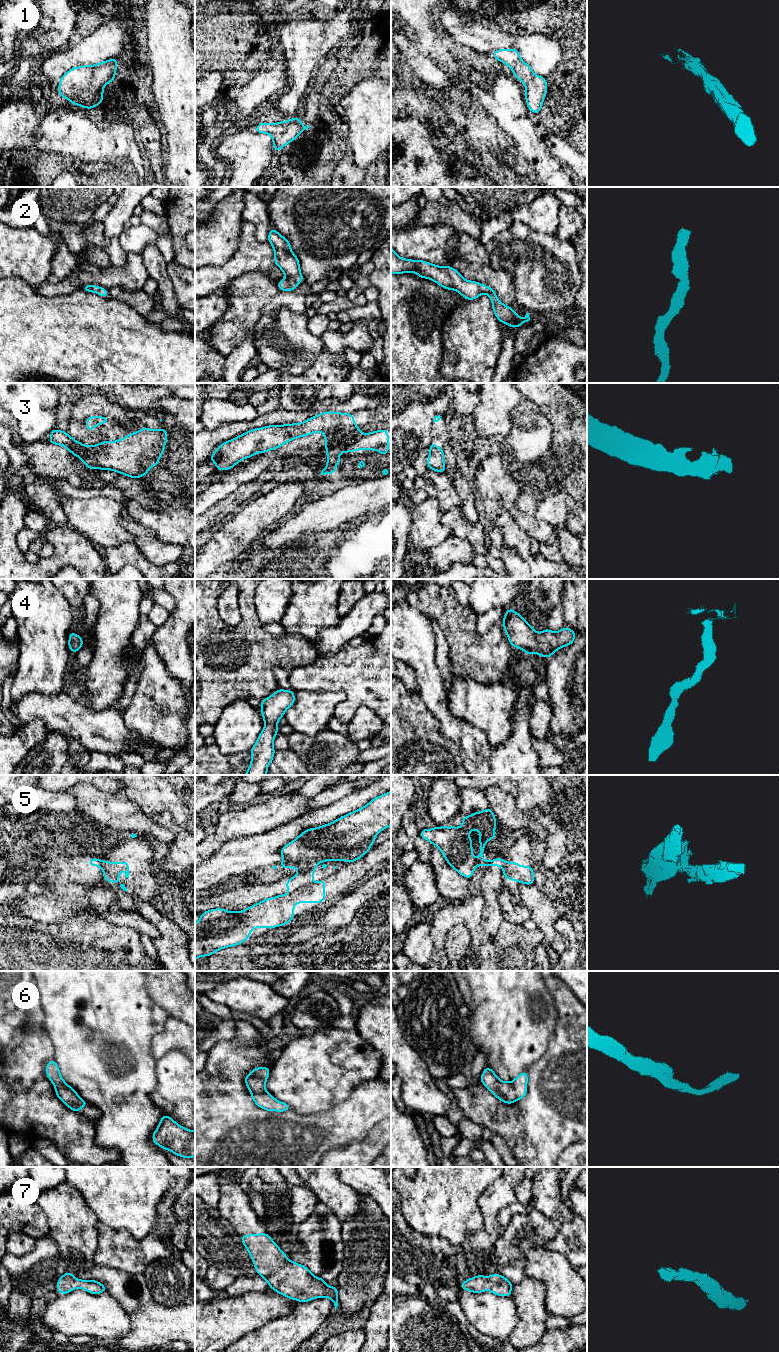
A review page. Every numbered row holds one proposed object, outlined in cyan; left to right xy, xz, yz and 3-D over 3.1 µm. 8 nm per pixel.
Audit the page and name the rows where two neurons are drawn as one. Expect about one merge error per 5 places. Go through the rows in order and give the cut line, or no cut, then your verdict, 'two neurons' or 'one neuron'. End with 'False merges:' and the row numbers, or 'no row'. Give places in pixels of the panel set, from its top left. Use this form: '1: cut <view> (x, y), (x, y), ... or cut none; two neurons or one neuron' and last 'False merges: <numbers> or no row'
1: cut none; one neuron
2: cut none; one neuron
3: cut none; one neuron
4: cut none; one neuron
5: cut xz (304, 884), (295, 890); two neurons
6: cut none; one neuron
7: cut none; one neuron
False merges: 5

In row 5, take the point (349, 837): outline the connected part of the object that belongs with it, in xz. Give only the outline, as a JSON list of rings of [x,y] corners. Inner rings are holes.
[[[391,791],[371,800],[363,808],[341,816],[330,824],[318,828],[310,828],[302,832],[295,840],[281,848],[283,860],[280,863],[283,869],[298,868],[298,873],[286,881],[286,889],[297,890],[306,882],[313,881],[313,872],[318,861],[344,860],[347,863],[361,858],[370,851],[370,845],[375,844],[375,836],[391,825]]]

